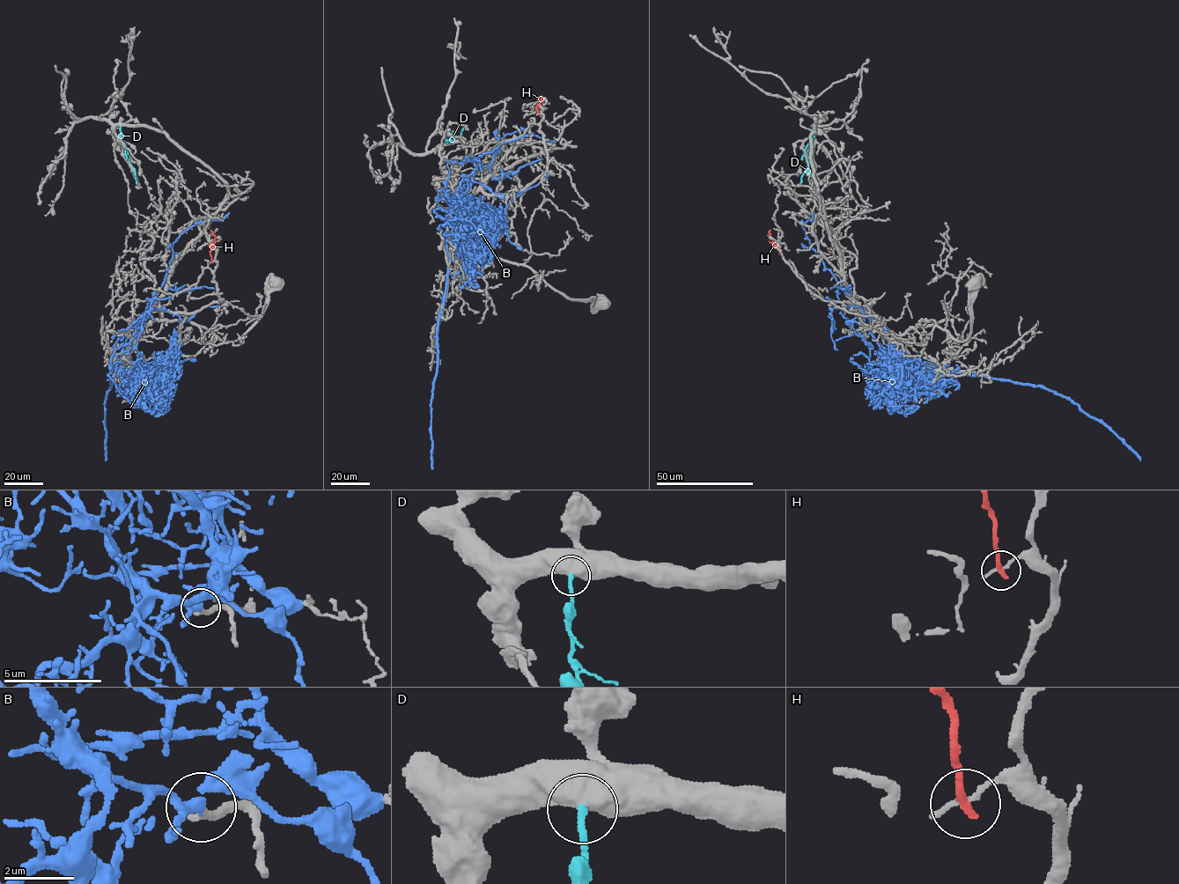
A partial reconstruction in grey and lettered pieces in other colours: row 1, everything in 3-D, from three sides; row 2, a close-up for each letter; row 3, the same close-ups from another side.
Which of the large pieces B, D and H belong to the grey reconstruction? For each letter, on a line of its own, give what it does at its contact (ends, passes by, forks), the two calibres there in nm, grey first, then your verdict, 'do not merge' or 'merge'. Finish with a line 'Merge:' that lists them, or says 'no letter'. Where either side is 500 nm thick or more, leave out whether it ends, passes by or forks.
B: it passes by; 220 nm thick on the grey side, 240 nm on the other; do not merge
D: 750 nm thick on the grey side, 200 nm on the other; do not merge
H: it ends there; 180 nm thick on the grey side, 240 nm on the other; do not merge
Merge: no letter

